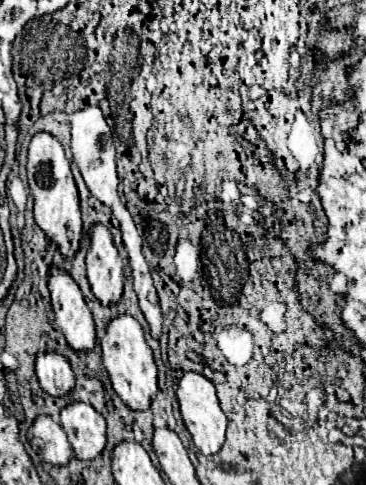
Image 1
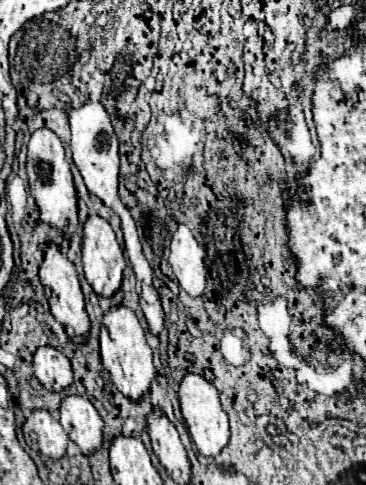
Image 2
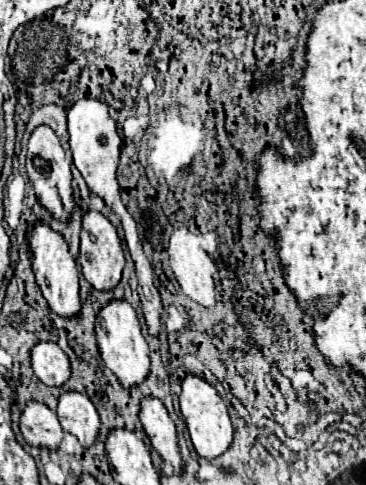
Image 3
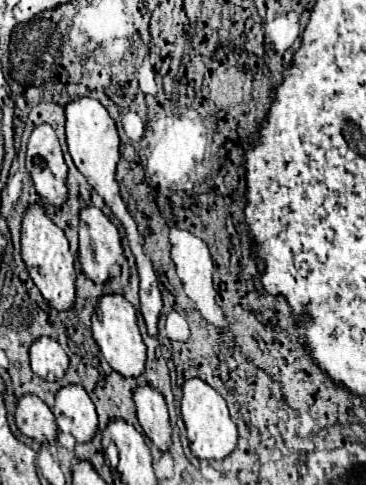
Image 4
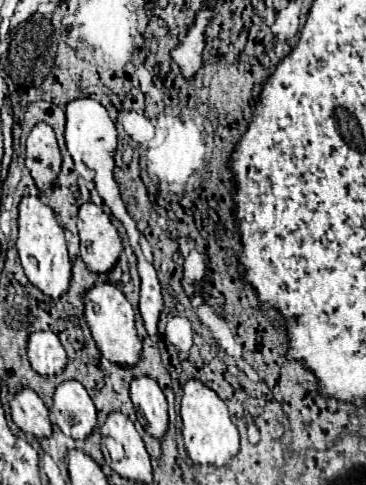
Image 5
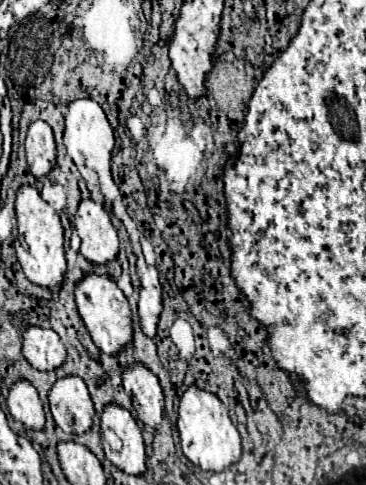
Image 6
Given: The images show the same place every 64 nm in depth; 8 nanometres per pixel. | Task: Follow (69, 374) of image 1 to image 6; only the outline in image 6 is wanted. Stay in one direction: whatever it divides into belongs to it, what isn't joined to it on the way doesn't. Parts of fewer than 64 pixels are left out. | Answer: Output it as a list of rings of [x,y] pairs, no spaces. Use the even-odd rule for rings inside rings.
[[[30,326],[22,334],[22,354],[36,370],[56,370],[66,360],[66,346],[54,330]]]

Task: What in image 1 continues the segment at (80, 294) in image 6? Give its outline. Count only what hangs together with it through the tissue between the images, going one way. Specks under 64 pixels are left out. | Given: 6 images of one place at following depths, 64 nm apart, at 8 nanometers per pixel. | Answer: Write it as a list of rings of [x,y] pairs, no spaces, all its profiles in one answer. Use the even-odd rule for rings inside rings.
[[[118,314],[106,324],[106,334],[102,338],[102,362],[110,374],[112,388],[116,390],[116,394],[132,410],[146,410],[158,390],[158,382],[156,382],[158,372],[152,358],[152,350],[144,340],[142,326],[134,316]]]

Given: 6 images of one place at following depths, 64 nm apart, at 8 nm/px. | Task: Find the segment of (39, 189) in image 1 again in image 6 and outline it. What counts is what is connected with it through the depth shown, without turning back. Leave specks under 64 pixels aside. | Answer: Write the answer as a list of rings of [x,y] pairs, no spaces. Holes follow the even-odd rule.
[[[34,120],[26,134],[26,158],[30,172],[36,178],[46,176],[56,166],[56,146],[54,146],[54,134],[44,120]]]

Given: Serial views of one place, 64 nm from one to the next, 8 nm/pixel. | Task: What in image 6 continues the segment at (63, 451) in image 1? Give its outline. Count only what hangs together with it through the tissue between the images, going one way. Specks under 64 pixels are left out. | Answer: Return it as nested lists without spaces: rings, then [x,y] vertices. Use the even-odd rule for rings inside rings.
[[[16,380],[14,386],[10,388],[10,394],[6,398],[8,410],[14,420],[22,422],[26,428],[40,430],[44,426],[44,410],[42,402],[38,398],[36,388],[28,384],[28,380]]]

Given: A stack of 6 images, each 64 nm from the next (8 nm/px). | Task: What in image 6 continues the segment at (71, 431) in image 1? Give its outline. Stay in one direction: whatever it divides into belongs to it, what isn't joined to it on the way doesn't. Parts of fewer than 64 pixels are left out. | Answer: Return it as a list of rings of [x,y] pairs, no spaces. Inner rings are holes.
[[[64,376],[56,380],[48,392],[48,402],[54,422],[64,432],[80,434],[92,426],[94,404],[82,378]]]

